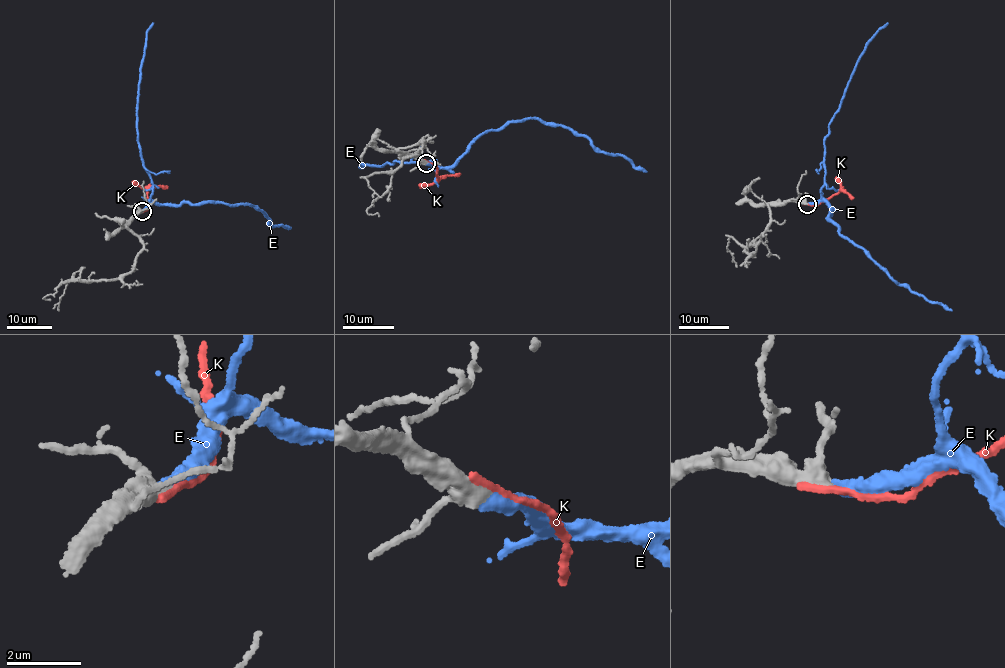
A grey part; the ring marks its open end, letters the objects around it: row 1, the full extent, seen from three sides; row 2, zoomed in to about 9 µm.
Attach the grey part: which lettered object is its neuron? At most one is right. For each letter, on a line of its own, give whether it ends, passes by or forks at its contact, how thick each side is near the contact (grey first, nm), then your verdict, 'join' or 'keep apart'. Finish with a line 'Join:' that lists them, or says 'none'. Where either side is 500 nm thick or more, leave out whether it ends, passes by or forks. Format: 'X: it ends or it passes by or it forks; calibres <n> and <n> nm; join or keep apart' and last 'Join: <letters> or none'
E: it ends; calibres 360 and 380 nm; join
K: it ends; calibres 400 and 190 nm; keep apart
Join: E

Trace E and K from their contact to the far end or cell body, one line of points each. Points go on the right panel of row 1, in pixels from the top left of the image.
E: (806, 203), (823, 201), (832, 210), (829, 221), (840, 226), (842, 236), (864, 249), (900, 285), (952, 311)
K: (803, 203), (816, 205), (842, 190), (853, 198)

